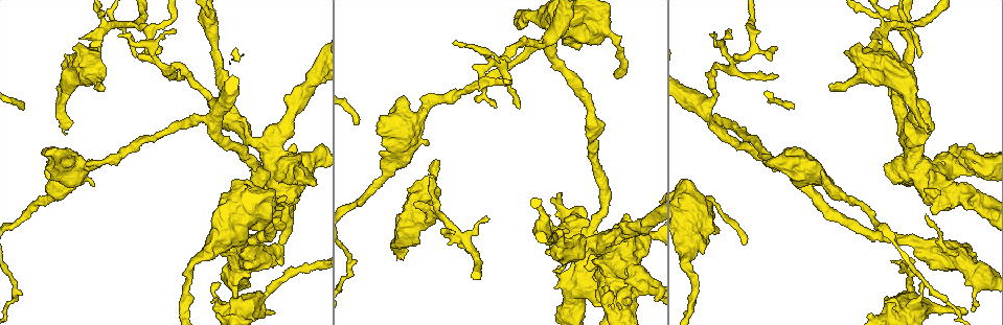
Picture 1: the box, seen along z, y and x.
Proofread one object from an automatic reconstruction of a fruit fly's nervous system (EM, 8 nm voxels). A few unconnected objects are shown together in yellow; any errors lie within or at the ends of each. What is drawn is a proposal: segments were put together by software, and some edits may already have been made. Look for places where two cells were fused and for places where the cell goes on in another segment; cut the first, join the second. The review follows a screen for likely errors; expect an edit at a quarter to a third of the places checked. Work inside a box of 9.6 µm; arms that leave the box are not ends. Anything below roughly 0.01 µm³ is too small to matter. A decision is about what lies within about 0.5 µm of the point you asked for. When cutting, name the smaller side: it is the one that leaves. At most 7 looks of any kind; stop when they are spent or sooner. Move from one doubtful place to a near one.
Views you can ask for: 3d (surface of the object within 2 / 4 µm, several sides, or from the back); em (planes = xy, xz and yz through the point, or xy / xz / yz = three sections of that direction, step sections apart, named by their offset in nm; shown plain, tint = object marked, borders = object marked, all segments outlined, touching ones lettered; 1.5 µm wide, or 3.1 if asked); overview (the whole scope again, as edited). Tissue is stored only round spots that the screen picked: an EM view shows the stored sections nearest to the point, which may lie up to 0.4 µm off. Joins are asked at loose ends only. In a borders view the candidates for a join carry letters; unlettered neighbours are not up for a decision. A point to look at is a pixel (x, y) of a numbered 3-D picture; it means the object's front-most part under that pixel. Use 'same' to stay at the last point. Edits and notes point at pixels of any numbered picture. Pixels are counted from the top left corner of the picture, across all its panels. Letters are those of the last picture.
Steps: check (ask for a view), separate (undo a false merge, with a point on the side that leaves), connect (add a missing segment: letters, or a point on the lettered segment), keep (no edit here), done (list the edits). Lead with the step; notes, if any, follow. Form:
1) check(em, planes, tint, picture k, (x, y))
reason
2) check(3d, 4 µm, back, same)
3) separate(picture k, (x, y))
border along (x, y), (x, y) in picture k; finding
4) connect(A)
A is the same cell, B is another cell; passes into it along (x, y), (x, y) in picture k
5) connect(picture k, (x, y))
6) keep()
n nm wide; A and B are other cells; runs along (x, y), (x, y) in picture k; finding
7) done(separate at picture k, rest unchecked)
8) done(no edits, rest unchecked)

check(3d, 4 µm, back, picture 1, (963, 315))
free end

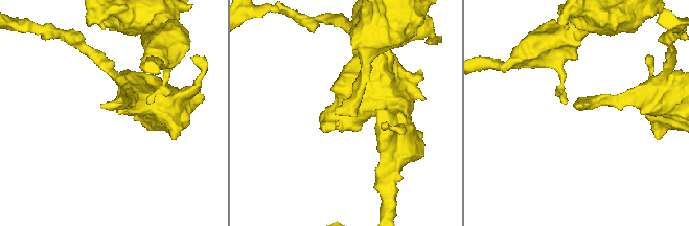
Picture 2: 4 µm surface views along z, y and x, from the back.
check(em, planes, tint, picture 2, (575, 108))
now the EM

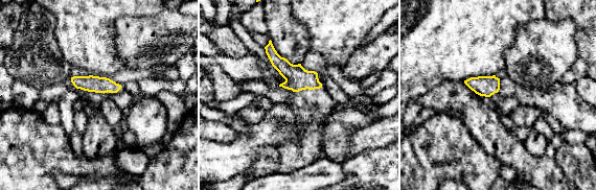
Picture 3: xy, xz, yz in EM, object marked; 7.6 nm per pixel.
check(em, planes, borders, same)
what lies round it

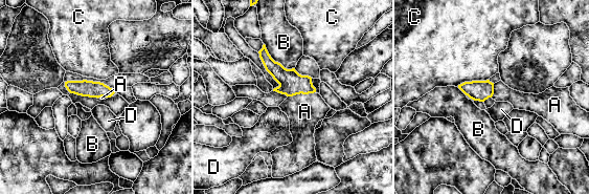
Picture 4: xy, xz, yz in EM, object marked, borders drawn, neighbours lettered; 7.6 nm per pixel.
connect(A)
A is the same cell, B, C and D are other cells; passes into it along (291, 83), (301, 92), (304, 111) in picture 4; it goes on there

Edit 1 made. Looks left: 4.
check(overview)

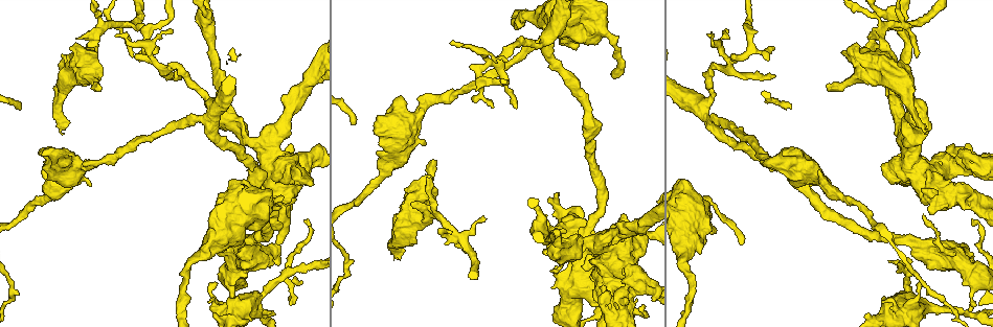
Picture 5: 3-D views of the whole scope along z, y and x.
check(em, planes, plain, picture 5, (918, 285))
tapers out

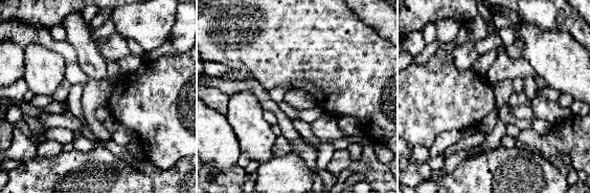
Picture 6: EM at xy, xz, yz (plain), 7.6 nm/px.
check(em, planes, borders, same)

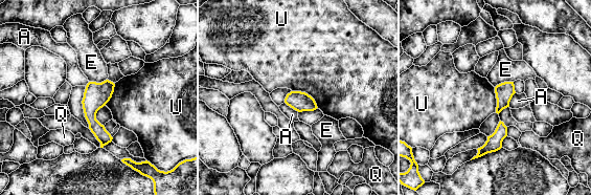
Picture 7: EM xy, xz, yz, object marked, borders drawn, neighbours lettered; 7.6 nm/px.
keep()
140 nm wide; A, E, Q and U are other cells; none of them fits

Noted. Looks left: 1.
done(connect at picture 4, rest unchecked)

